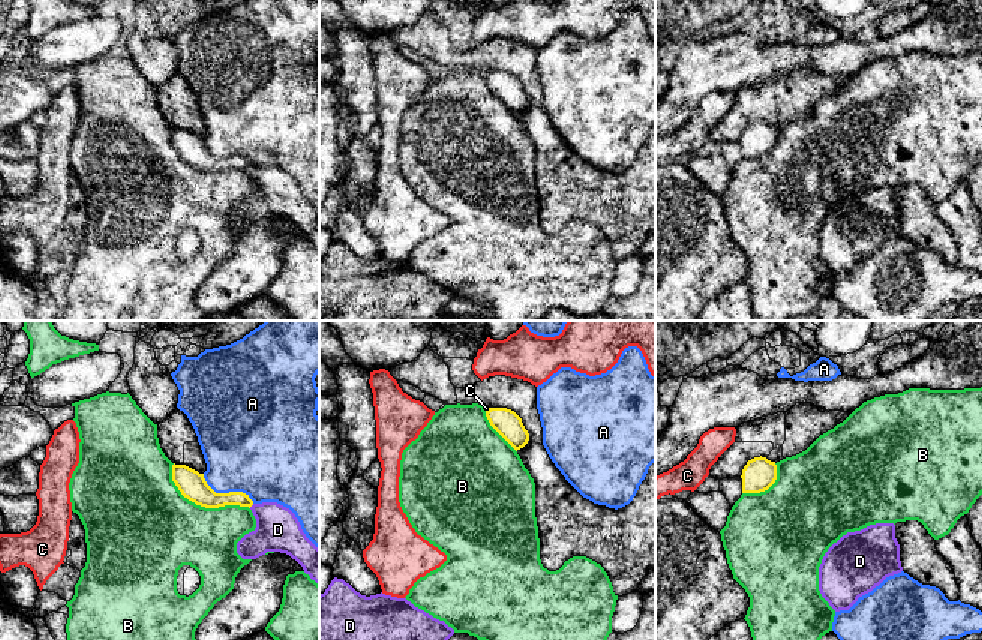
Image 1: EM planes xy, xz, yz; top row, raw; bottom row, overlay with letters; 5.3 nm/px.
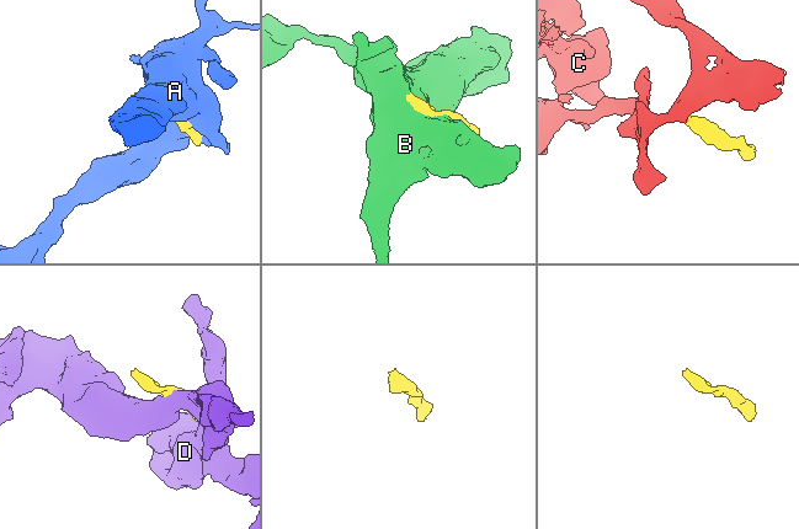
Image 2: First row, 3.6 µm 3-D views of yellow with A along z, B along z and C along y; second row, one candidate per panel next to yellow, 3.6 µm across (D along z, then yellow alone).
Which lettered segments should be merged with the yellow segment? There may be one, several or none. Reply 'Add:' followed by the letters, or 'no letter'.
Add: C

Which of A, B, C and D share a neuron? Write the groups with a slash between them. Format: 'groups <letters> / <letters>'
groups A / B / C / D

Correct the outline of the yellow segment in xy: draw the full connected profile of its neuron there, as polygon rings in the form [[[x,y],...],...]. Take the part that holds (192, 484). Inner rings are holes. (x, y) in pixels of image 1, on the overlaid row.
[[[172,465],[172,481],[184,498],[205,508],[225,505],[252,507],[253,501],[243,492],[216,493],[205,481],[204,474],[186,466]]]

